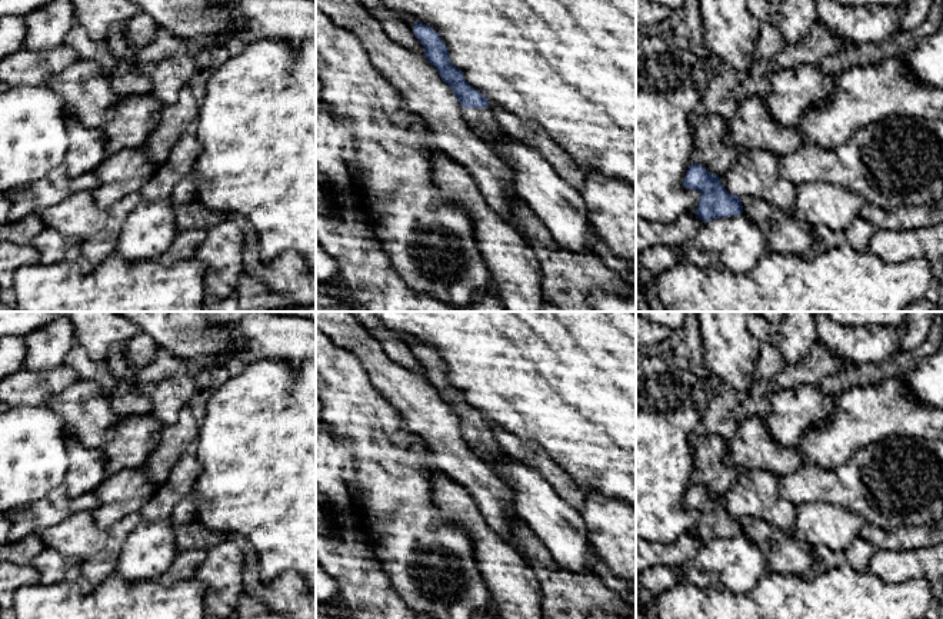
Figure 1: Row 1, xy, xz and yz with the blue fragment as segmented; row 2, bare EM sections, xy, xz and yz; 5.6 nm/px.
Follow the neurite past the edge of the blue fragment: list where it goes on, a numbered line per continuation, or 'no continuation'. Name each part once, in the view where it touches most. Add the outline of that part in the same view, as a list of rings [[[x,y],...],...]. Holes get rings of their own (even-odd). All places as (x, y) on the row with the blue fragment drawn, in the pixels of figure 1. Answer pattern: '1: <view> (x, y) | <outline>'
1: xz (409, 19) | [[[397,13],[397,14],[410,26],[410,29],[414,27],[416,21],[419,21],[420,24],[424,24],[421,20],[417,20],[411,14],[407,14],[407,13]]]
2: xz (483, 122) | [[[490,103],[484,109],[466,109],[460,106],[460,113],[476,134],[489,144],[509,137],[499,126],[496,120],[496,109]]]

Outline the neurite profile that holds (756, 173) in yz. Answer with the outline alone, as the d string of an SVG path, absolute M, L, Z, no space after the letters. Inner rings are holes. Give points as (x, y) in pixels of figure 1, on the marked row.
M767 150L742 152L742 156L719 174L719 180L730 194L762 199L773 207L790 212L796 203L797 186L780 176L780 159L782 156Z

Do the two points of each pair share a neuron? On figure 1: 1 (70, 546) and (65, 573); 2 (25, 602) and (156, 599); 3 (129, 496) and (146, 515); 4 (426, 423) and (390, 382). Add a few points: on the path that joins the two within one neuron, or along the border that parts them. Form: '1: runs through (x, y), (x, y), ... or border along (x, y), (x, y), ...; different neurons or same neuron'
1: border along (46, 545), (67, 558), (79, 561); different neurons
2: runs through (57, 603), (123, 603); same neuron
3: border along (157, 486), (153, 496), (136, 513); different neurons
4: runs through (422, 413), (400, 392); same neuron

